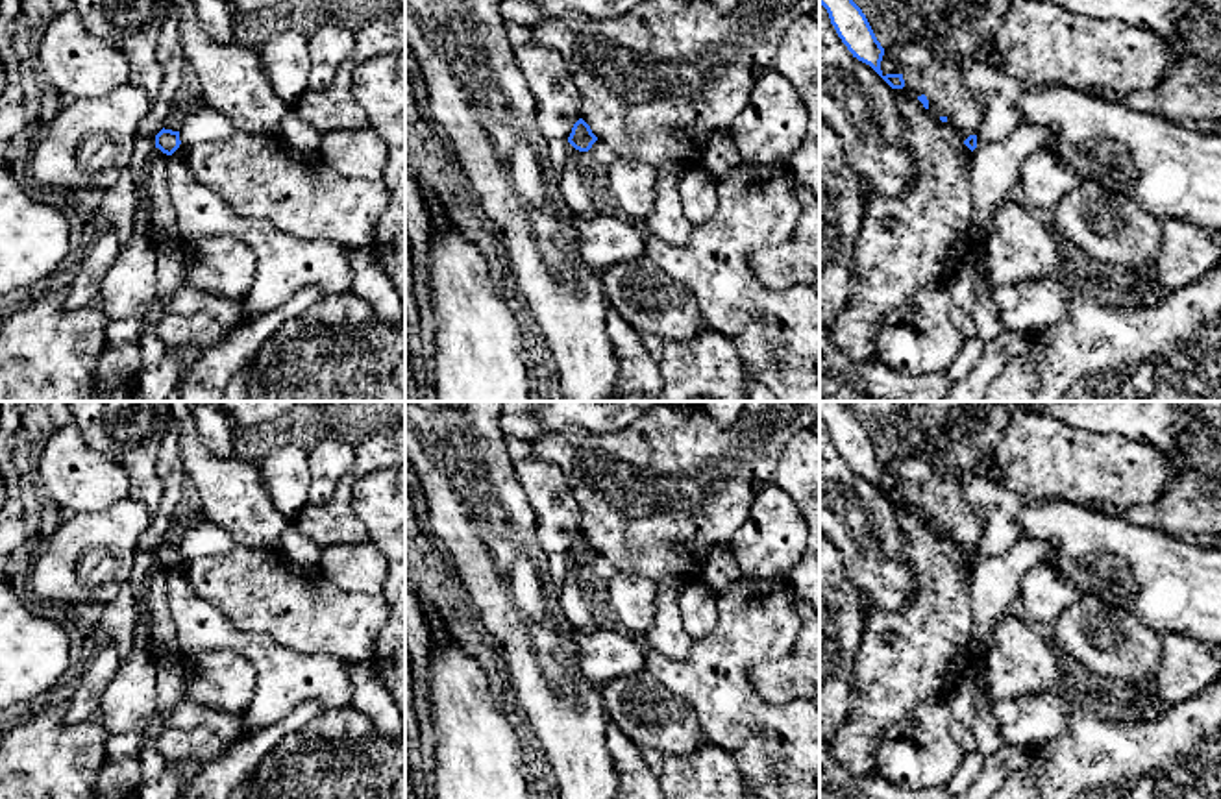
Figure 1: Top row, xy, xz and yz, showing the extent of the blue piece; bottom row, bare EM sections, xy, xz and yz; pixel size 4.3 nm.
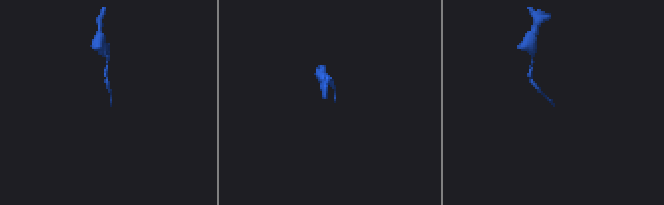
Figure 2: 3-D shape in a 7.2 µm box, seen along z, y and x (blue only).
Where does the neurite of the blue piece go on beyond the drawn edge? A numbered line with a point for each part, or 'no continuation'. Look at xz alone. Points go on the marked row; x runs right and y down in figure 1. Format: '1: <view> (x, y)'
no continuation

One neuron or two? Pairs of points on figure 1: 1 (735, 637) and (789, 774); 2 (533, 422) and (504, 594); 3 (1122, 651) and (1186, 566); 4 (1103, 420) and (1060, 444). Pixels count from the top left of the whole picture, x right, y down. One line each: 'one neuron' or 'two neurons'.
1: one neuron
2: two neurons
3: two neurons
4: two neurons

